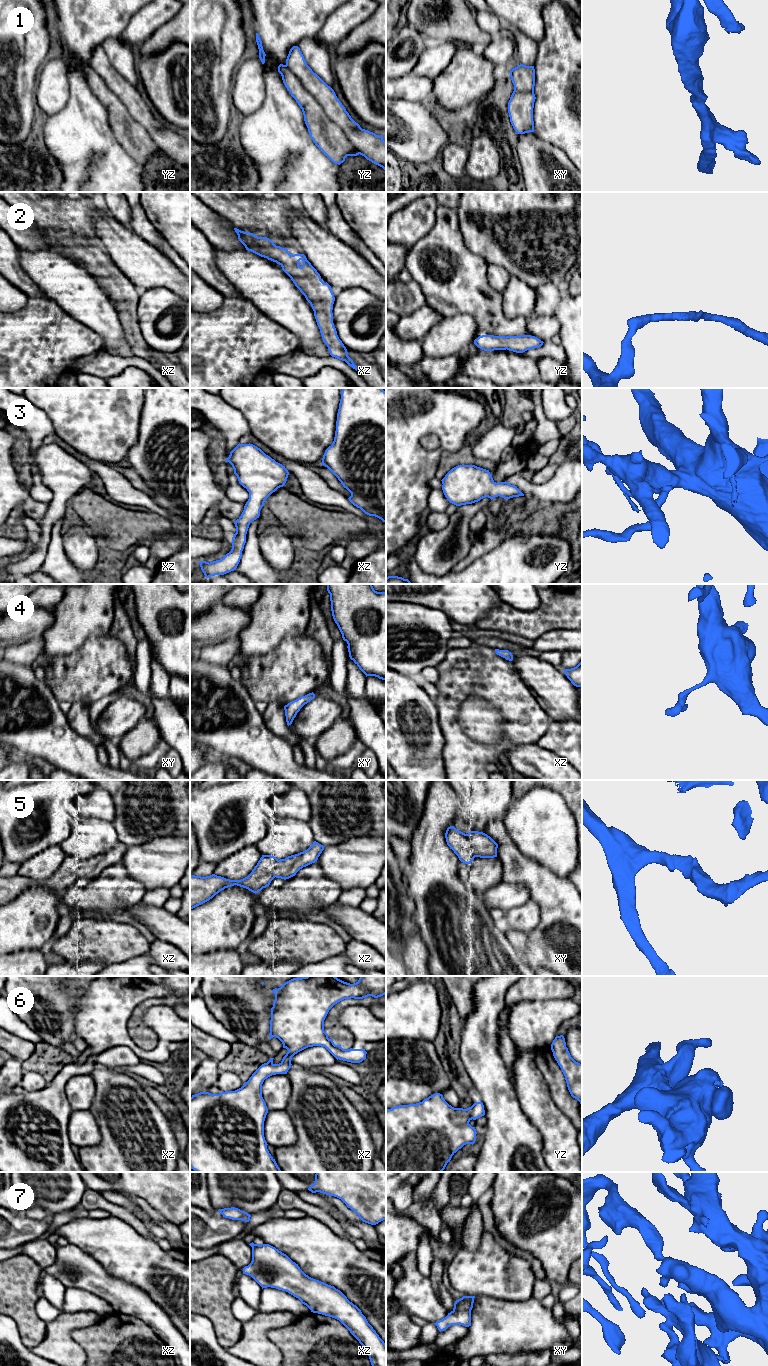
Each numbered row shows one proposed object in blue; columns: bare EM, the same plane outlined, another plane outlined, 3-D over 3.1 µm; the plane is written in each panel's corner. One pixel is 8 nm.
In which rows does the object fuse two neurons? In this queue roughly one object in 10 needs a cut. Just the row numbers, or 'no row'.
no row

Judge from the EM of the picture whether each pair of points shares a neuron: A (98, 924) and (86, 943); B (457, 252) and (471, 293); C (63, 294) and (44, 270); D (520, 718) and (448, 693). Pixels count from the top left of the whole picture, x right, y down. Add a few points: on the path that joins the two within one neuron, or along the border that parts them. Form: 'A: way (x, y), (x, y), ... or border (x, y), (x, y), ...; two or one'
A: way (98, 929), (91, 938); one
B: way (457, 262), (457, 279), (461, 283); one
C: way (62, 288), (50, 276); one
D: way (502, 700), (491, 689), (466, 689); one

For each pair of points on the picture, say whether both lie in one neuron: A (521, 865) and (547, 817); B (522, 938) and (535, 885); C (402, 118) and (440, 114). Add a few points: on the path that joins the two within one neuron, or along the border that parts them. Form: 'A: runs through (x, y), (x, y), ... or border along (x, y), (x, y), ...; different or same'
A: border along (511, 838), (513, 843), (524, 854), (546, 868); different
B: border along (529, 933), (526, 944), (519, 951); different
C: border along (425, 100), (432, 114), (453, 129); different

